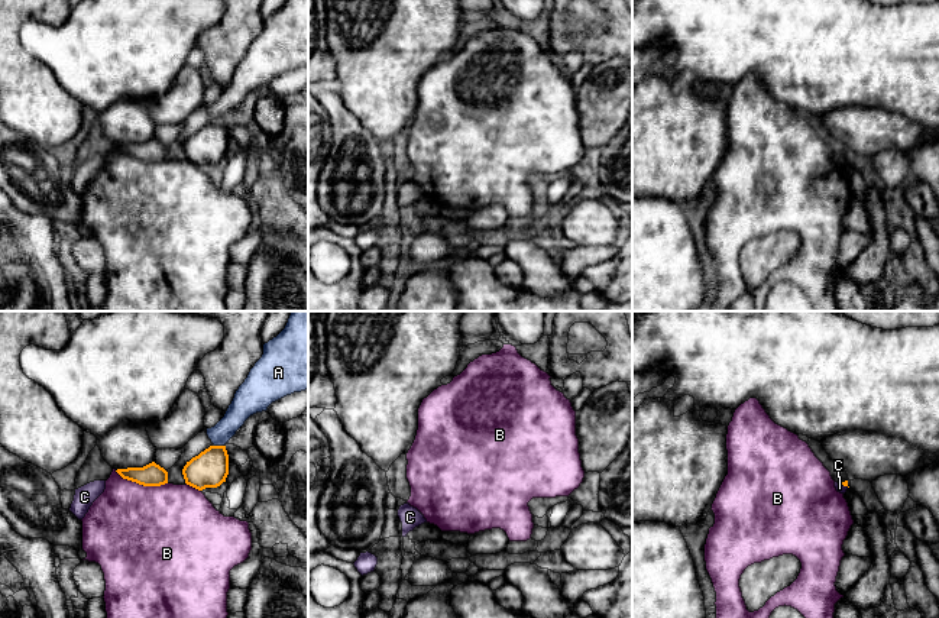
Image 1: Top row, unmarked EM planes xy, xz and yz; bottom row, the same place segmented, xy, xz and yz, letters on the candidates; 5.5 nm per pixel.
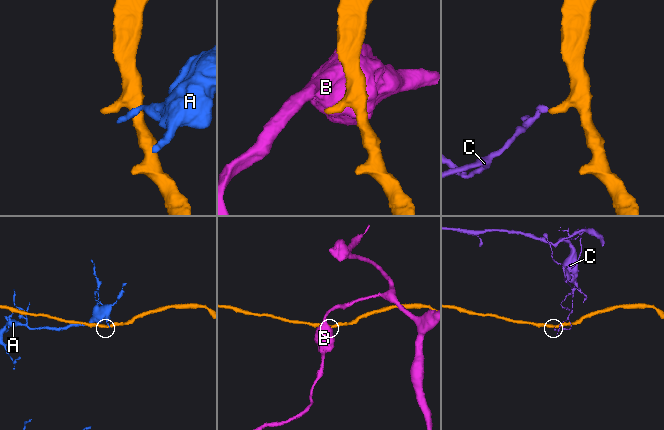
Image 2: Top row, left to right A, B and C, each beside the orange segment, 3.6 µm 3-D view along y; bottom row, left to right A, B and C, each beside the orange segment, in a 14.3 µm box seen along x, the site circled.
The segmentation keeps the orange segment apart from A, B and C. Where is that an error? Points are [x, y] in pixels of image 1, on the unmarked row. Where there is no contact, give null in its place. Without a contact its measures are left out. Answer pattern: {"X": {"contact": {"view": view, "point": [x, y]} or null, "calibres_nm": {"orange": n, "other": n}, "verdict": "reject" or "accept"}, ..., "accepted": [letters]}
{"A": {"contact": {"view": "xy", "point": [219, 122]}, "calibres_nm": {"orange": 200, "other": 130}, "verdict": "reject"}, "B": {"contact": {"view": "xy", "point": [141, 159]}, "calibres_nm": {"orange": 130, "other": 480}, "verdict": "reject"}, "C": {"contact": {"view": "yz", "point": [844, 161]}, "calibres_nm": {"orange": 30, "other": 50}, "verdict": "reject"}, "accepted": []}

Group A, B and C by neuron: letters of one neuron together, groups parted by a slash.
A / B / C

